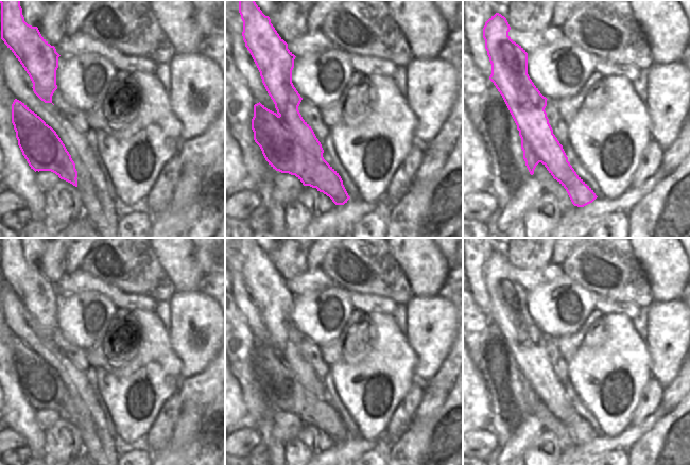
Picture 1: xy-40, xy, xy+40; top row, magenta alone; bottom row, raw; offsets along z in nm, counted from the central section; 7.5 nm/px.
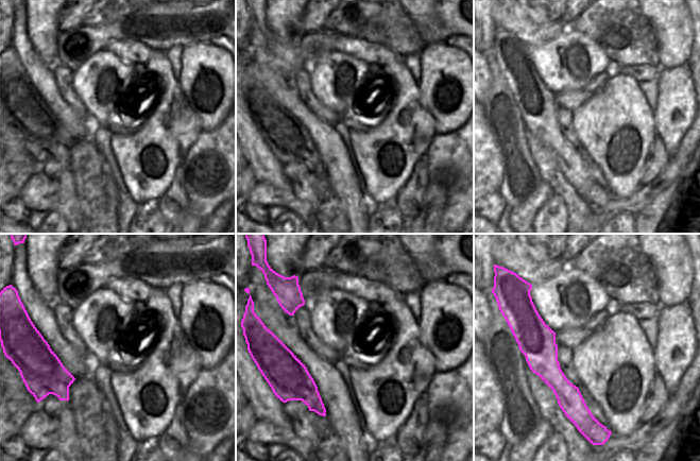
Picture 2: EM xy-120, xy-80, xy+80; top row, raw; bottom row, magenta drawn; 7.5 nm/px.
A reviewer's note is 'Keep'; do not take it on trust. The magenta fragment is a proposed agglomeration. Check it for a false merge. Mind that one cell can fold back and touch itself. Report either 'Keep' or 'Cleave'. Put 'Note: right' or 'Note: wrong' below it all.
Cleave.
Note: wrong

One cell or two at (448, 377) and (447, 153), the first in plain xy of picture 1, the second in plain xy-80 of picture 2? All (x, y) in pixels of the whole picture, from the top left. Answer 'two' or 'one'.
one

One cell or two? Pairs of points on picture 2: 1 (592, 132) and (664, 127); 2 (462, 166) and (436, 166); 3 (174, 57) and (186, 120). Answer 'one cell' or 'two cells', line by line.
1: two cells
2: one cell
3: two cells

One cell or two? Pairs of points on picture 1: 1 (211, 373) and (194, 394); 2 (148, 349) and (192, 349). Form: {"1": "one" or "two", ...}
{"1": "one", "2": "two"}

